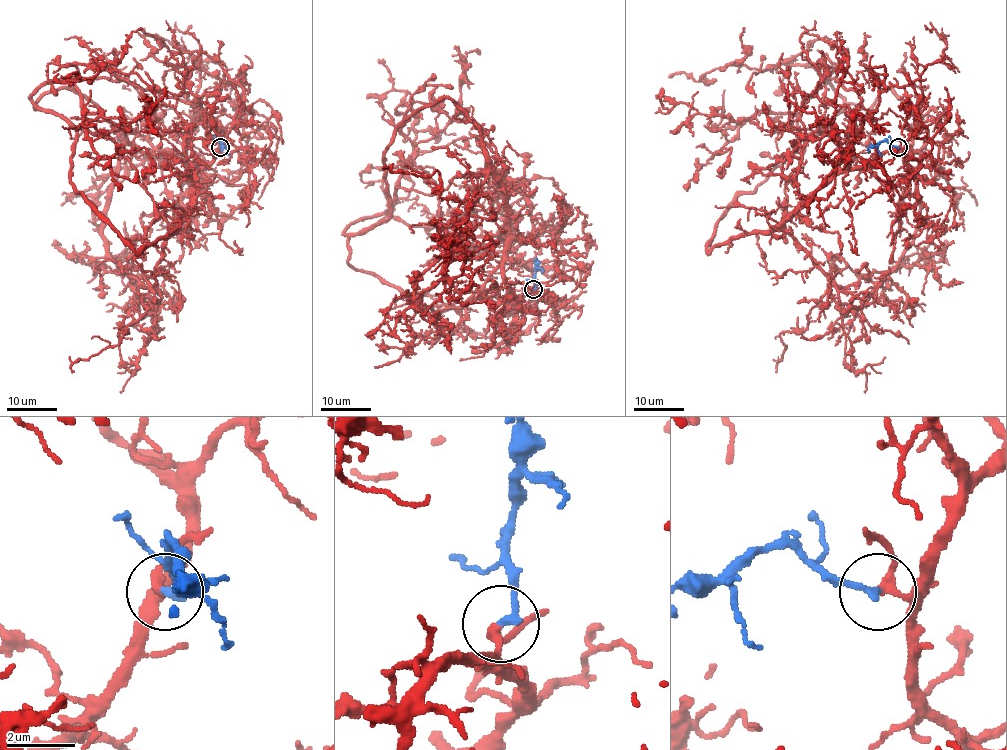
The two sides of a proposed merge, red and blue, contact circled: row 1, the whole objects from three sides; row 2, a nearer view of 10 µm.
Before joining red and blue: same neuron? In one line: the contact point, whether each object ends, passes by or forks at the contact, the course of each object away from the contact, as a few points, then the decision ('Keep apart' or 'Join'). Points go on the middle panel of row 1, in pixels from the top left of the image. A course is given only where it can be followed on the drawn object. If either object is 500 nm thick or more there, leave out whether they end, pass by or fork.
Place: (533, 289). At the ring red passes by. At the ring blue ends. Course of red: (534, 289), (506, 284), (486, 171), (397, 187), (404, 113), (457, 107). Course of blue: (534, 289), (536, 268), (541, 272). Join

